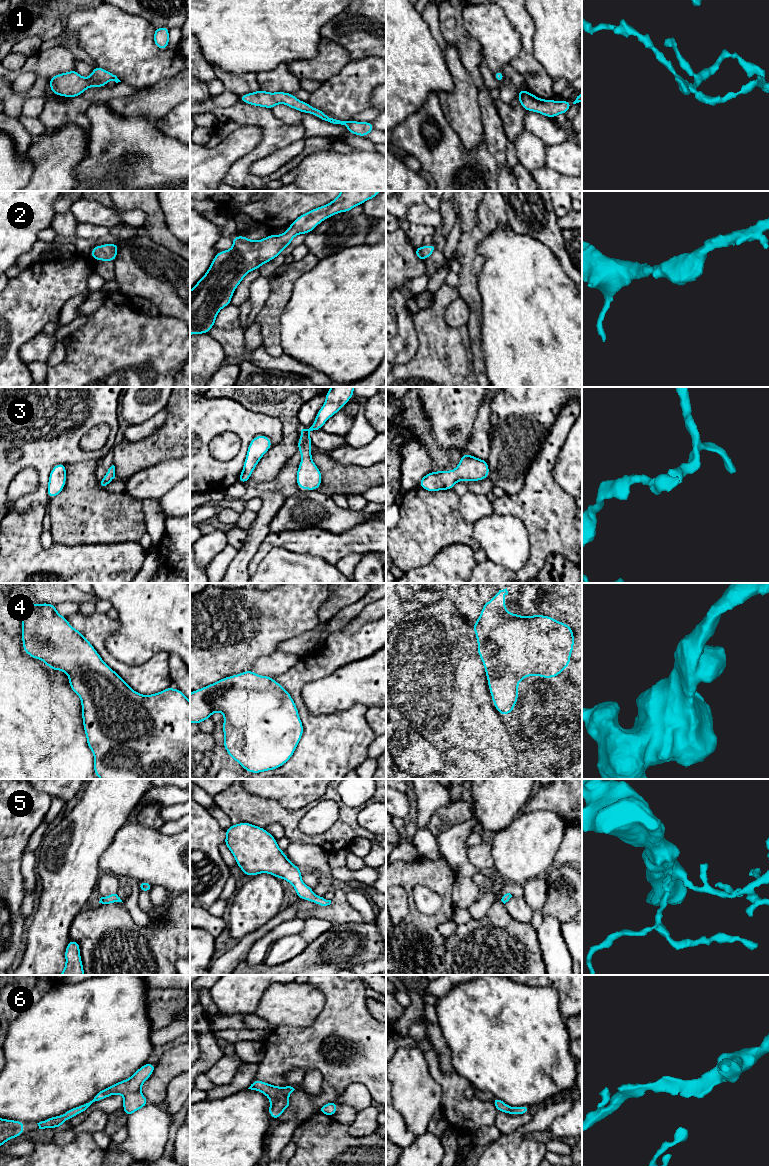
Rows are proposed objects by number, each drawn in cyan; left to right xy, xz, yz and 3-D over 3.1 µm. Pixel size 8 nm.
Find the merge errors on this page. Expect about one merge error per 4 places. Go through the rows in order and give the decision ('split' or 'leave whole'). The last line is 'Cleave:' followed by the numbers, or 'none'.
1: leave whole
2: leave whole
3: leave whole
4: leave whole
5: leave whole
6: leave whole
Cleave: none

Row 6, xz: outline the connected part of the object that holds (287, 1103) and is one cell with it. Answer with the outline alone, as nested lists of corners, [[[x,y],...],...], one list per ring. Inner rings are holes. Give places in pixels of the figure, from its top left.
[[[255,1079],[248,1089],[259,1091],[270,1099],[268,1113],[272,1119],[278,1119],[285,1108],[291,1107],[291,1101],[287,1098],[295,1090],[291,1086],[278,1087],[258,1079]]]

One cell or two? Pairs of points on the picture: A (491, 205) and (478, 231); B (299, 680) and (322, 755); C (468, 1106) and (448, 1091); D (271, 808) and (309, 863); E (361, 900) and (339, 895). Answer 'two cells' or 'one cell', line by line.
A: one cell
B: one cell
C: one cell
D: two cells
E: two cells

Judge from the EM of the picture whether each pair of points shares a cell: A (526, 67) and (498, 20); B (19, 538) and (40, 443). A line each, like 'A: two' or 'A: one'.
A: two
B: two

